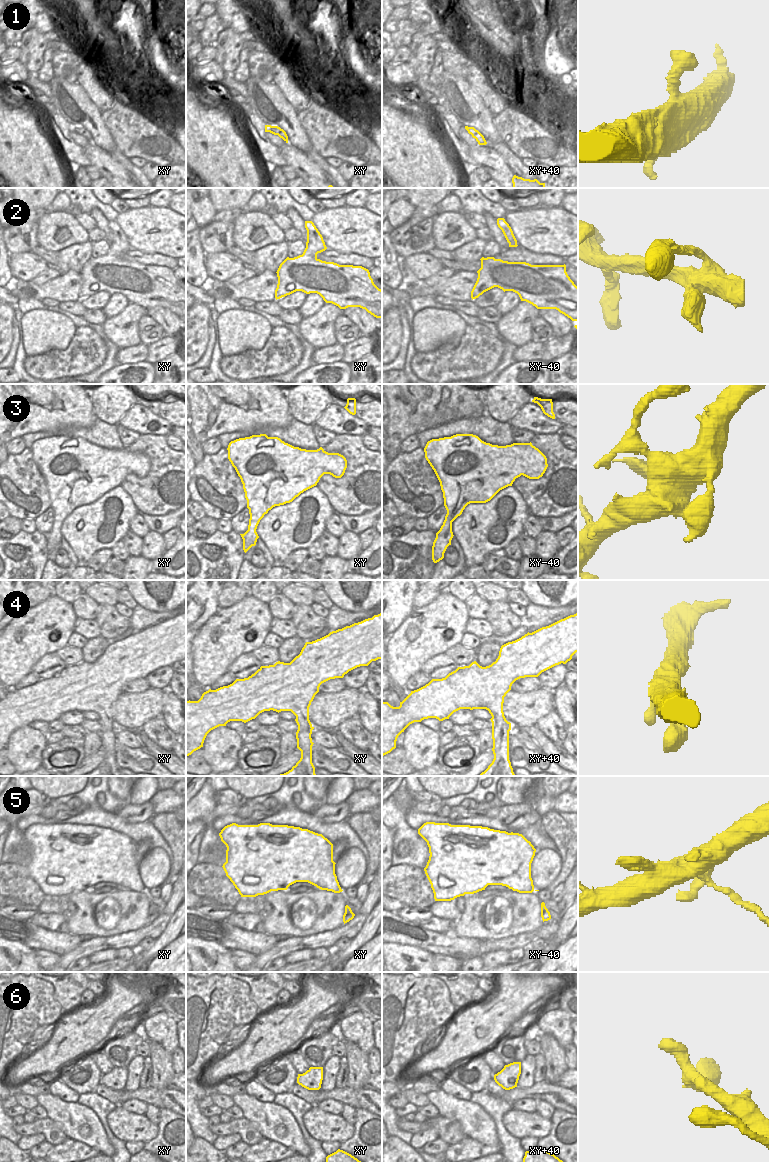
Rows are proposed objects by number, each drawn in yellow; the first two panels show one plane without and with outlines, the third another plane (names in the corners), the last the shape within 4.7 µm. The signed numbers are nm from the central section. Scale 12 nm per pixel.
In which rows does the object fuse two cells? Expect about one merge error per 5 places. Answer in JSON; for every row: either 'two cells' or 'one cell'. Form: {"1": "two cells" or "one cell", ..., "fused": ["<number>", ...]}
{"1": "one cell", "2": "one cell", "3": "one cell", "4": "one cell", "5": "one cell", "6": "one cell", "fused": []}

